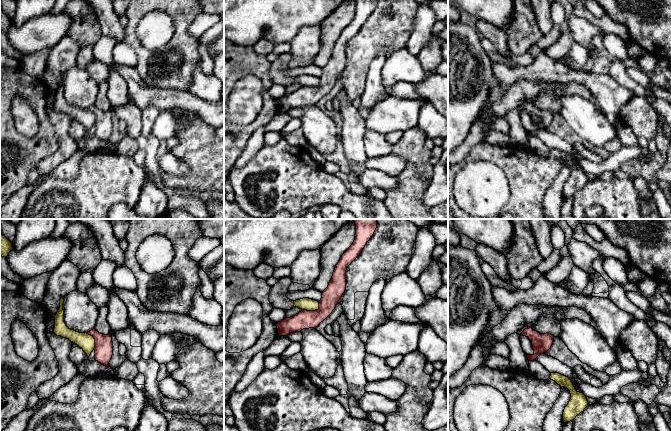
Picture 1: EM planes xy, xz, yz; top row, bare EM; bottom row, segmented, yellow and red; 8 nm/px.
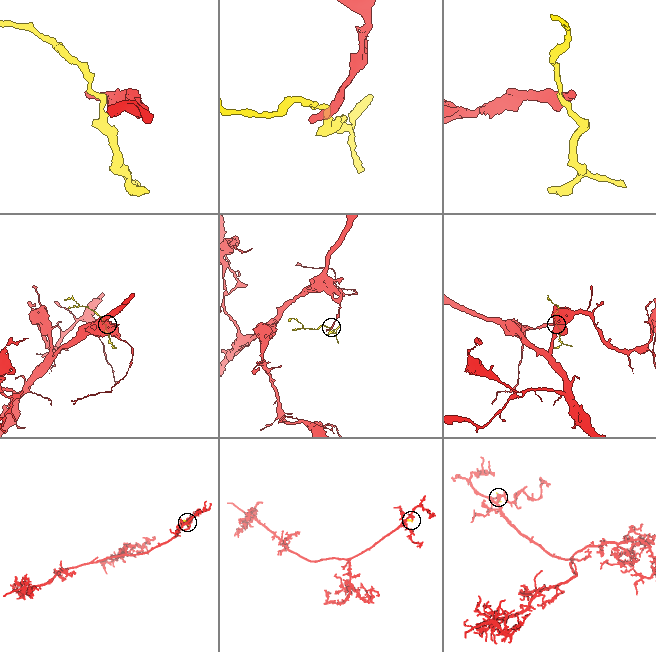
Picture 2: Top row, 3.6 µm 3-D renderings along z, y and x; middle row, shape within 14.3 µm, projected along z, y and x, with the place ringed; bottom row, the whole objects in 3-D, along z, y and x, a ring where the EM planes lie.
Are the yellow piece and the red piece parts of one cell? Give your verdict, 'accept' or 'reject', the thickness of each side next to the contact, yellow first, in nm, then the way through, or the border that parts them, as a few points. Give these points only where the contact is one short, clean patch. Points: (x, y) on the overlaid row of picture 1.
reject | 100/150 nm | along xz (319, 302), (317, 309), (302, 310)

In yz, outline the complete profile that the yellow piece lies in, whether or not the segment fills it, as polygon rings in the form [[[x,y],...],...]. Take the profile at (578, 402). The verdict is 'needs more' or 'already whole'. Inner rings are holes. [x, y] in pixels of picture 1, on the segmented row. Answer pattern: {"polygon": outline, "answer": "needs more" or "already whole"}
{"polygon": [[[551,373],[550,379],[555,381],[561,387],[570,391],[571,399],[563,412],[563,422],[573,421],[577,415],[584,411],[588,406],[588,401],[583,393],[577,392],[571,380],[559,373]]], "answer": "already whole"}

